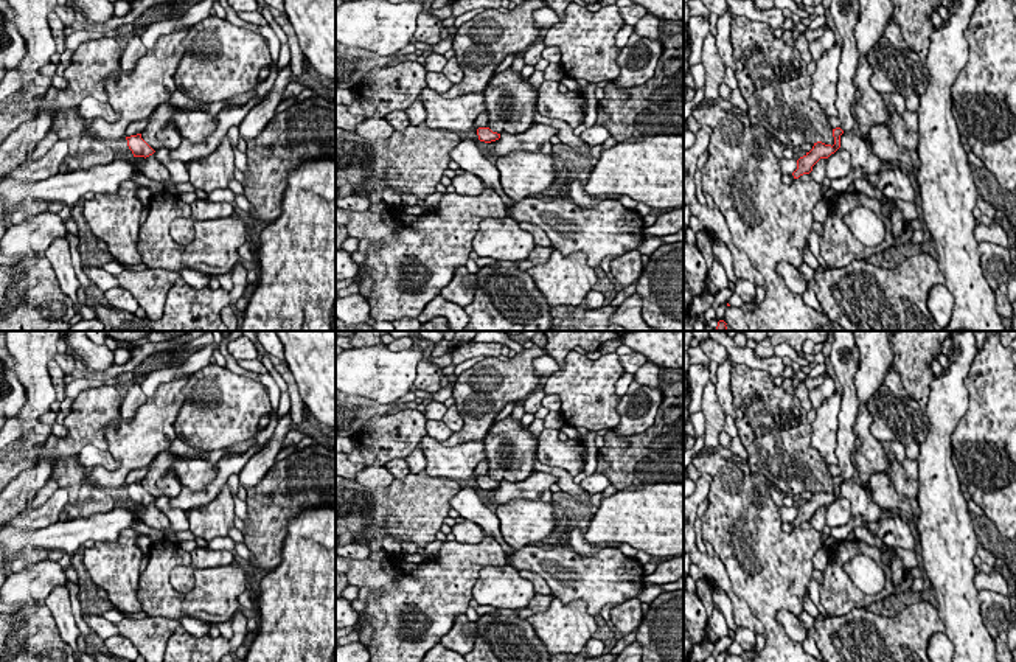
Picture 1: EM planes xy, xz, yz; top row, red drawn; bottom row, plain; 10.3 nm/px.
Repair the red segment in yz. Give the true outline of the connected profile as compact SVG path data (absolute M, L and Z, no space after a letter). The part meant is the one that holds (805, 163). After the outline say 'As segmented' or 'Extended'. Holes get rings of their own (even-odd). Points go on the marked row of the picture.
M831 0L830 9L834 25L842 37L842 54L839 65L837 99L836 107L839 112L840 126L833 129L834 145L822 141L814 143L812 149L797 160L797 169L792 172L794 179L809 174L812 166L820 159L828 159L840 148L840 135L853 131L856 124L854 104L856 87L853 78L858 67L858 47L854 39L854 25L859 20L858 0Z. Extended

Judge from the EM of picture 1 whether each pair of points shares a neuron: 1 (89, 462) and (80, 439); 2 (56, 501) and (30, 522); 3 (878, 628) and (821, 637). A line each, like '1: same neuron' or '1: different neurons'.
1: different neurons
2: same neuron
3: same neuron

